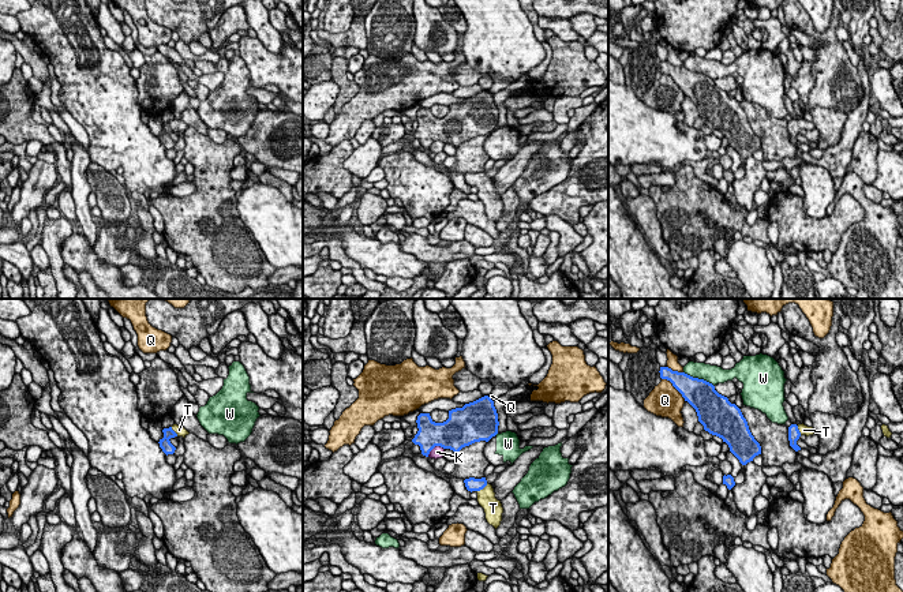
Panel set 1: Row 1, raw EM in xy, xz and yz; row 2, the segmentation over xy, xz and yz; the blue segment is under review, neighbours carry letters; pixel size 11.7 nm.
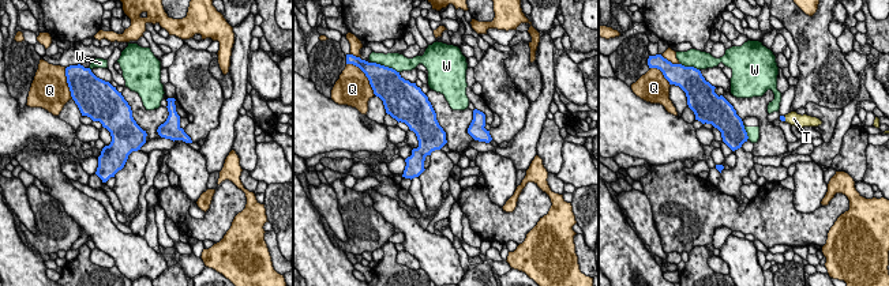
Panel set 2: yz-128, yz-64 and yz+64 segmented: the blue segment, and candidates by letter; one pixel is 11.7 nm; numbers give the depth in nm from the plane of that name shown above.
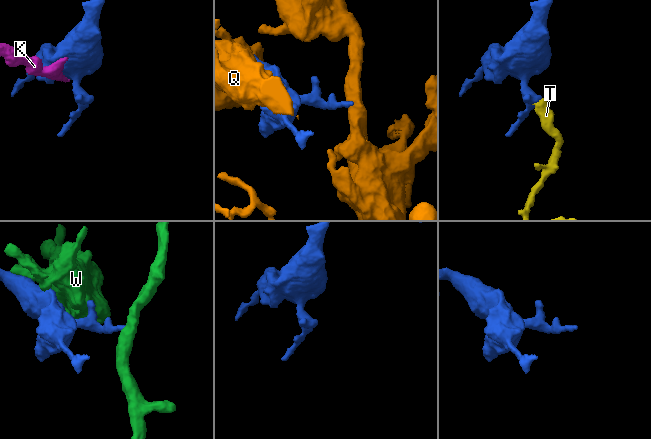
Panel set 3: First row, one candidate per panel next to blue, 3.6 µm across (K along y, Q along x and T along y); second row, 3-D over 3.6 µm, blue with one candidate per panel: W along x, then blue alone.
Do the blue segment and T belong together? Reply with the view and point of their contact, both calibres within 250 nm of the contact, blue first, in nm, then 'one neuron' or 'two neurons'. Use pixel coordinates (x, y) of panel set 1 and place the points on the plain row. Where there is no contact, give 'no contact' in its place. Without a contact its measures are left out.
xz (480, 183) | 160/220 nm | one neuron

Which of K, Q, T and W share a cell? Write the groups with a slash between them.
K / Q / T / W

